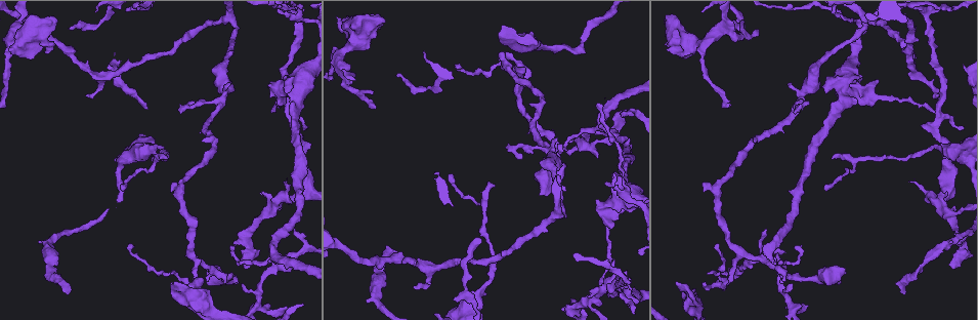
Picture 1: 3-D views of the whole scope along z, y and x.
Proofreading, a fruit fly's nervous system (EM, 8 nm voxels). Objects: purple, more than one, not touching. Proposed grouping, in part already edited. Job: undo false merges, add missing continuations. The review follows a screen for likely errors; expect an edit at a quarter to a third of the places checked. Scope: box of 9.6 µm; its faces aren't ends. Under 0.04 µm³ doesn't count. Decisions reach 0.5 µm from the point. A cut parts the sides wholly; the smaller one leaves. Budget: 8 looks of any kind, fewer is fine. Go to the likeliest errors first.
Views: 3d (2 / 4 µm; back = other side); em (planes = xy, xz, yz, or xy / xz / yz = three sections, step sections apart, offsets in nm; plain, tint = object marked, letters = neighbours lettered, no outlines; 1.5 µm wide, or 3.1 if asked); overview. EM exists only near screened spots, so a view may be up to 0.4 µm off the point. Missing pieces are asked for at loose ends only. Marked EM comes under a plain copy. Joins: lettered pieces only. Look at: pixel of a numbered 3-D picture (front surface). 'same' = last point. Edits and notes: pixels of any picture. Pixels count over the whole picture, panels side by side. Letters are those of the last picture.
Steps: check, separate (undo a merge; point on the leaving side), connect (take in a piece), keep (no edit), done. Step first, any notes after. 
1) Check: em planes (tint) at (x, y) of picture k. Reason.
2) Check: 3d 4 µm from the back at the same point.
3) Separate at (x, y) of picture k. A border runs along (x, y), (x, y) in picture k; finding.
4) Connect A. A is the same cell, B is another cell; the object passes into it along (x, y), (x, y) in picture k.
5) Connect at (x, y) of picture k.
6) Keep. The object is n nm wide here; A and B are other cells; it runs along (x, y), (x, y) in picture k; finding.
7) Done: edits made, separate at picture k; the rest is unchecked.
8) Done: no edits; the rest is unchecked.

Check: 3d 4 µm at (903, 294) of picture 1. An open end.

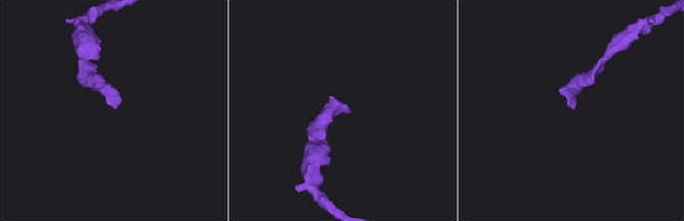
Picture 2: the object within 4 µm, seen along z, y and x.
Check: em yz step 4 (letters) at (115, 108) of picture 2.

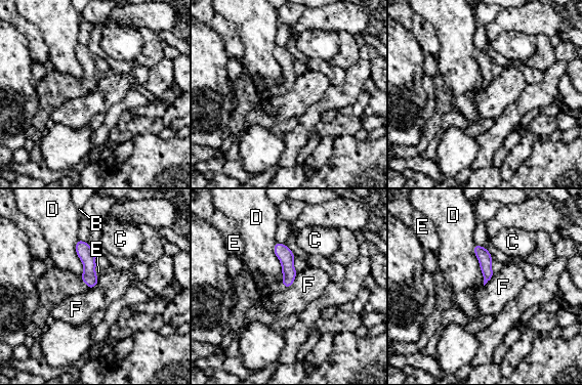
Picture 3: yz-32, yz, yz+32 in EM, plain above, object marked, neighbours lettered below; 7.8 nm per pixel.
Check: em xz step 4 (letters) at the same point.

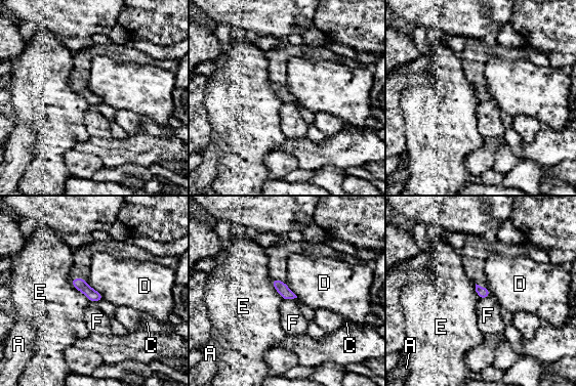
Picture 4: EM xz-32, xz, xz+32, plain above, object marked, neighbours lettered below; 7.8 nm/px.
Keep. A, C, D, E and F are other cells; a border runs along (296, 297), (284, 300) in picture 4; no lettered piece goes on from it.

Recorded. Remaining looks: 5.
Check: 3d 2 µm at (842, 268) of picture 1. Branch stops here.

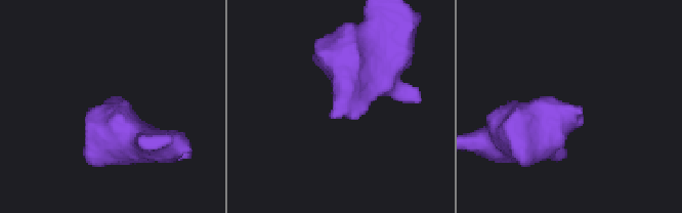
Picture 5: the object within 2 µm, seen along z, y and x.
Check: em planes (letters) at (581, 112) of picture 5. Shape alone is not enough.

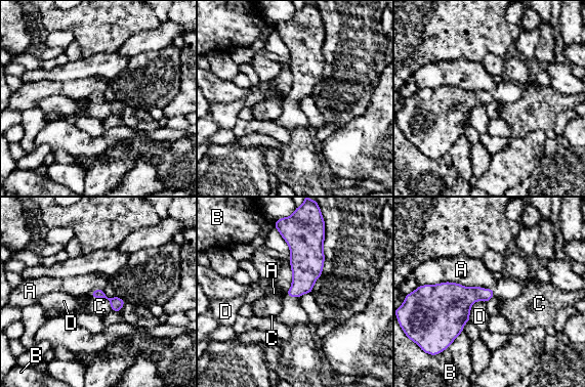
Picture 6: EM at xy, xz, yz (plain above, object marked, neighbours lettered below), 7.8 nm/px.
Keep. A, B, C and D are other cells; no lettered piece goes on from it.

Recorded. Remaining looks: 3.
Check: 3d 4 µm at (476, 296) of picture 1. Arms run side by side.

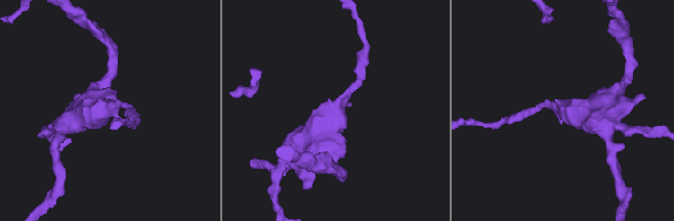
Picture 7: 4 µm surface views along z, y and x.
Check: em planes (letters) at (565, 108) of picture 7. 4 arms meet here.

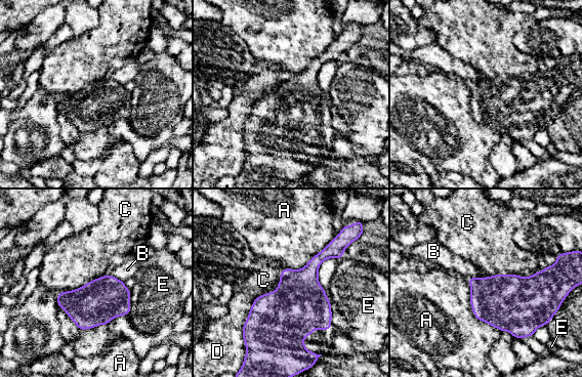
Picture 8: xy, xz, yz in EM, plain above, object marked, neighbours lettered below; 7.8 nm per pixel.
Keep. A, B, C, D and E are other cells; a border runs along (467, 282), (472, 313), (501, 331) in picture 8; continuous, no second neuron.

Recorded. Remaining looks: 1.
Done: no edits; the rest is unchecked.

